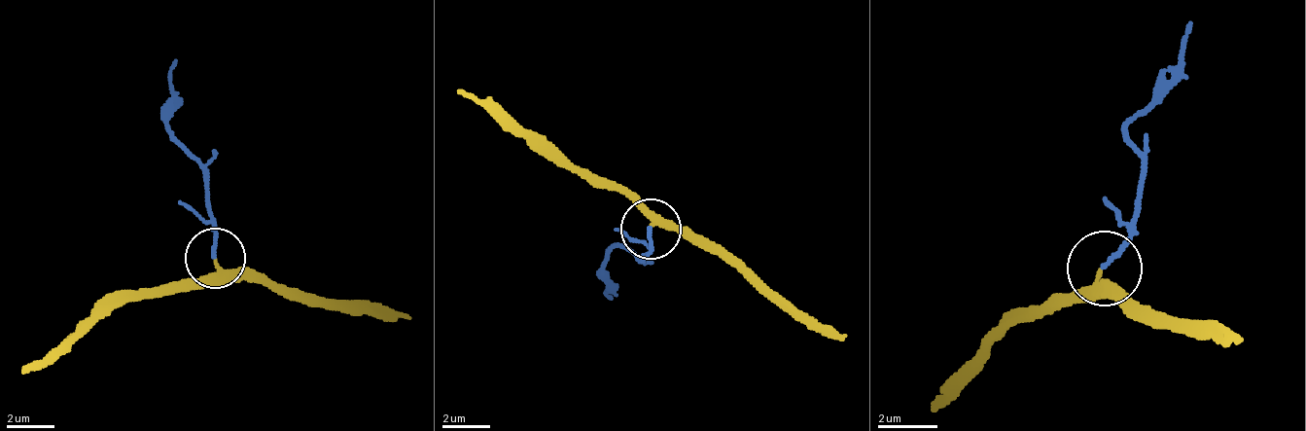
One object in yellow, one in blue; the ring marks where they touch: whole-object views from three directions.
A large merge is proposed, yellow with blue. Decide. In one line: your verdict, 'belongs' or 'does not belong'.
belongs

